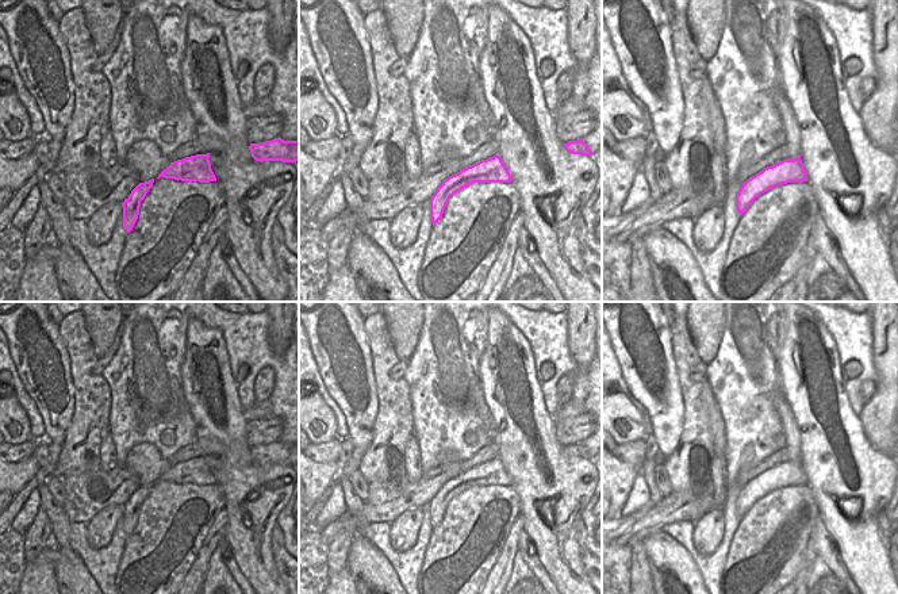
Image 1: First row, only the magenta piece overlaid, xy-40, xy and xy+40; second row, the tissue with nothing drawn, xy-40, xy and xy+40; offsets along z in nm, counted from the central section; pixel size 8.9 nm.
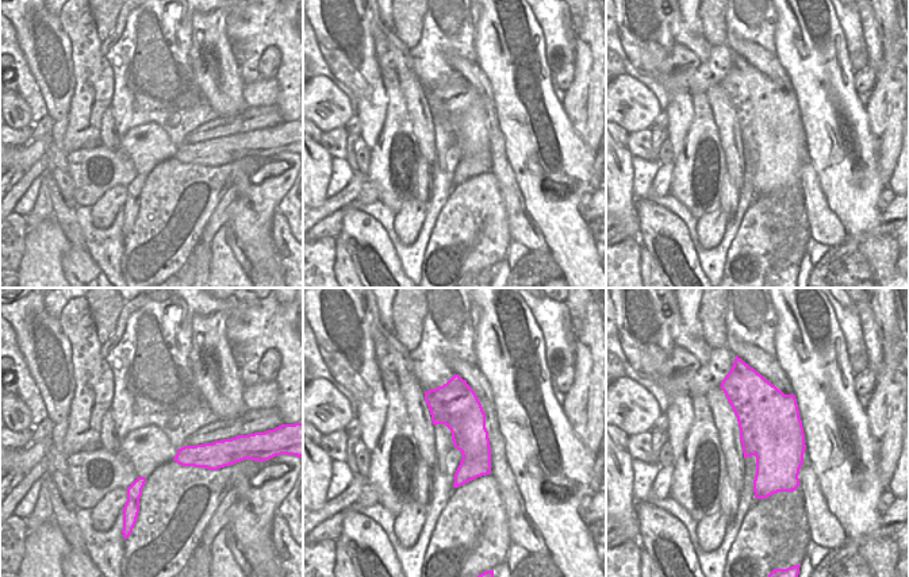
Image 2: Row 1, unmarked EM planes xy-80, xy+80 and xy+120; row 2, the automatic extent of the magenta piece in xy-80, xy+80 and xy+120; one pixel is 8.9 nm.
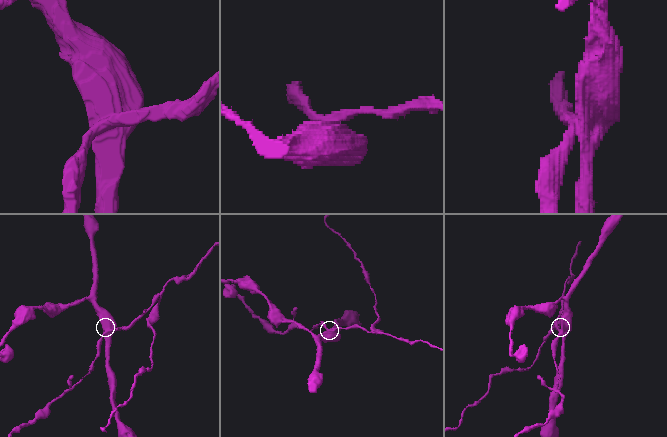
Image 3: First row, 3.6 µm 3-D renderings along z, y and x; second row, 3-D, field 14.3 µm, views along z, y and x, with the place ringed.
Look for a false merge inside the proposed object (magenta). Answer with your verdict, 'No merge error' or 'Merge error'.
Merge error.

